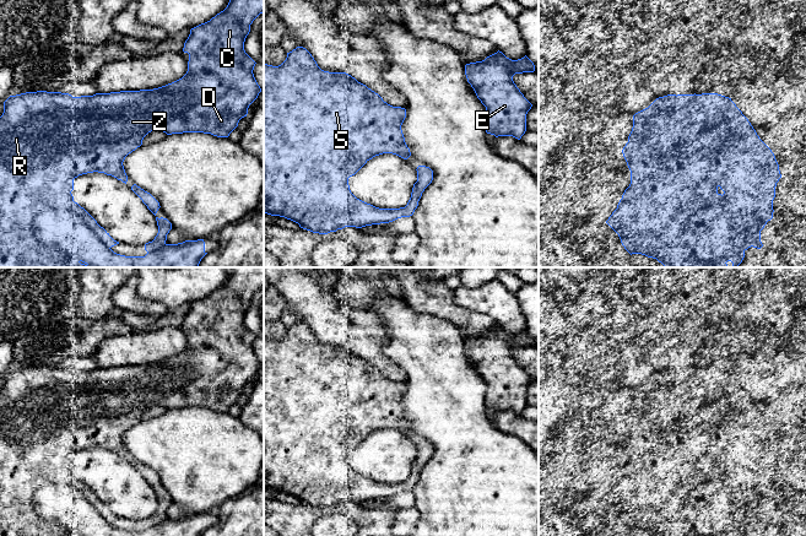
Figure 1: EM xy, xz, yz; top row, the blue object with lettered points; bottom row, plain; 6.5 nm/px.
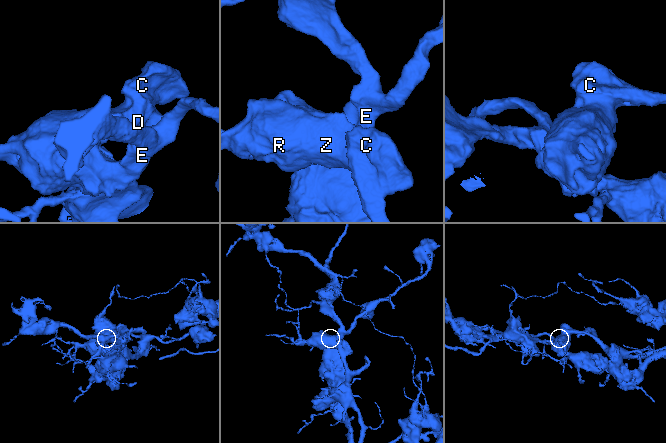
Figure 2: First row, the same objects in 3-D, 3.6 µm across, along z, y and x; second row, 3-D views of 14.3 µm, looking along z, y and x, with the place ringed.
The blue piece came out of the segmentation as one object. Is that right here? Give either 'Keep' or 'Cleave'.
Cleave

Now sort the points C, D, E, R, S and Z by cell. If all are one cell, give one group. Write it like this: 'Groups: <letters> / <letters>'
Groups: C D R S Z / E

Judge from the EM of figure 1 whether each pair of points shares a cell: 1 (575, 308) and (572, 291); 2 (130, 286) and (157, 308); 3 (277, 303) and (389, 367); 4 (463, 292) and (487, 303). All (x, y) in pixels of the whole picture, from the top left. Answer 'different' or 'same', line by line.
1: different
2: same
3: different
4: same

